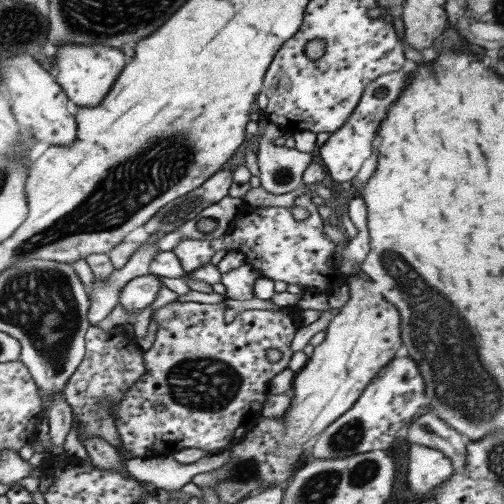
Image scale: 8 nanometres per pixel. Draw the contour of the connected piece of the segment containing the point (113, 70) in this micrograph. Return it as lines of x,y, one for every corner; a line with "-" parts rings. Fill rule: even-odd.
65,44
56,49
54,56
55,65
58,69
56,80
65,89
70,98
72,106
79,108
95,108
112,92
117,78
122,75
127,67
125,54
117,48
103,46
103,44
93,44
93,46
83,46
83,44

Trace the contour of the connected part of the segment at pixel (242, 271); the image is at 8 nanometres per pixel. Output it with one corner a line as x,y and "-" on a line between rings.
249,264
223,273
220,282
226,288
225,297
239,301
252,300
257,280
262,276
263,272
253,269

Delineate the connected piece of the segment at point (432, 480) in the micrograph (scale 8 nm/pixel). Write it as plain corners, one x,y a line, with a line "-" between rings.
415,443
407,448
405,480
411,494
432,498
431,490
445,482
452,473
449,458
441,452

